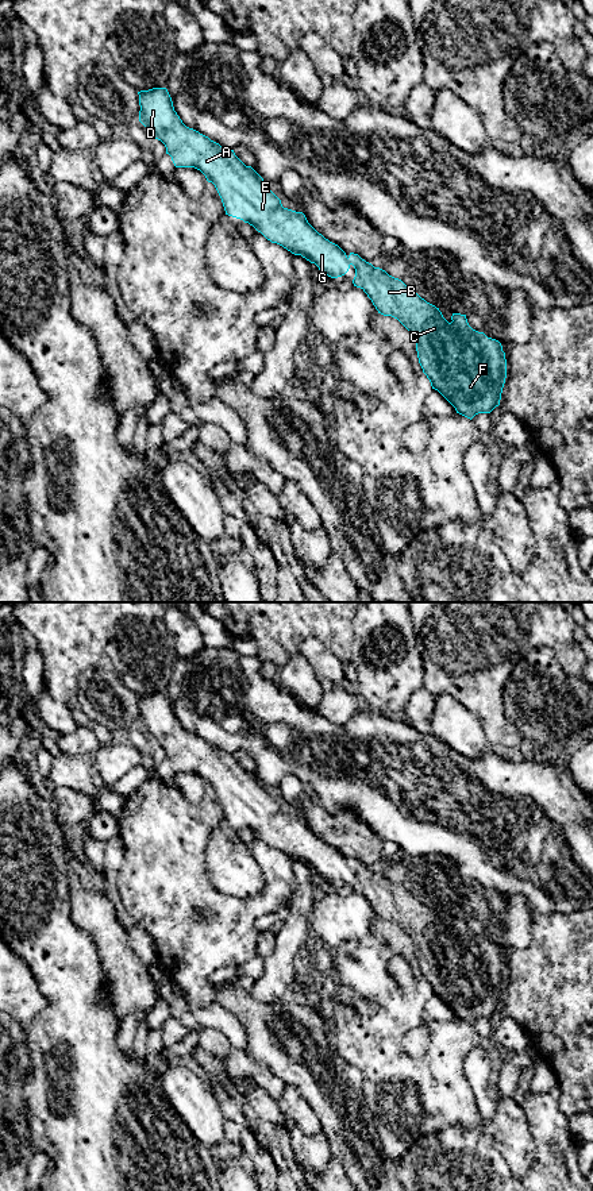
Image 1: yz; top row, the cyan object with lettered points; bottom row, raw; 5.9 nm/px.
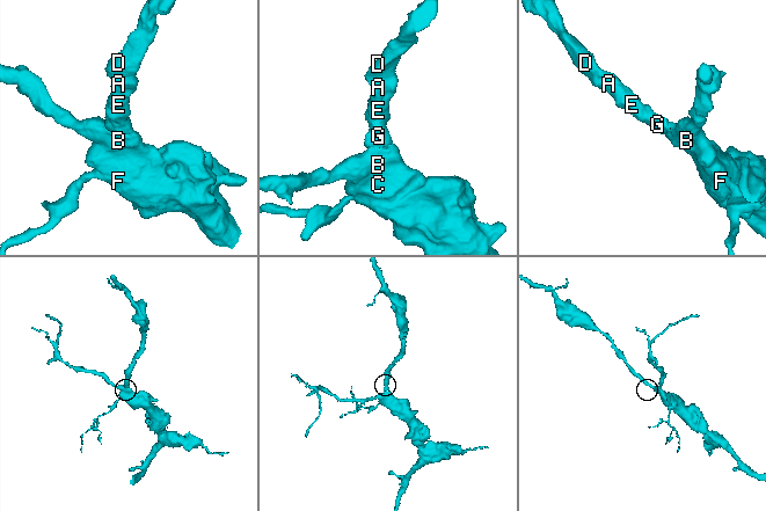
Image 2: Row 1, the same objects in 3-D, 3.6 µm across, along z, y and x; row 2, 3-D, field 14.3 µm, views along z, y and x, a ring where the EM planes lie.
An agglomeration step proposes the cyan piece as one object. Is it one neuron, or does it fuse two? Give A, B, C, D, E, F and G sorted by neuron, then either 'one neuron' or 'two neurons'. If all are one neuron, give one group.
A B C D E F G; one neuron

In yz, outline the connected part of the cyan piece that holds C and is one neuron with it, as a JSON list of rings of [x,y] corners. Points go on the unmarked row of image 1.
[[[166,693],[140,695],[138,699],[139,726],[154,744],[165,749],[166,759],[172,762],[176,772],[195,772],[205,780],[208,787],[215,790],[226,820],[249,828],[272,848],[315,868],[323,880],[342,882],[353,870],[355,874],[354,891],[367,899],[378,918],[397,924],[411,937],[423,978],[430,984],[432,994],[438,995],[455,1013],[457,1018],[471,1025],[475,1020],[490,1018],[500,1010],[507,983],[507,964],[498,945],[473,934],[466,920],[453,918],[453,926],[448,928],[439,913],[412,897],[401,884],[374,872],[358,859],[350,857],[347,862],[338,849],[319,839],[303,817],[284,813],[281,805],[267,793],[263,783],[251,771],[246,771],[234,755],[186,732],[174,716]]]

